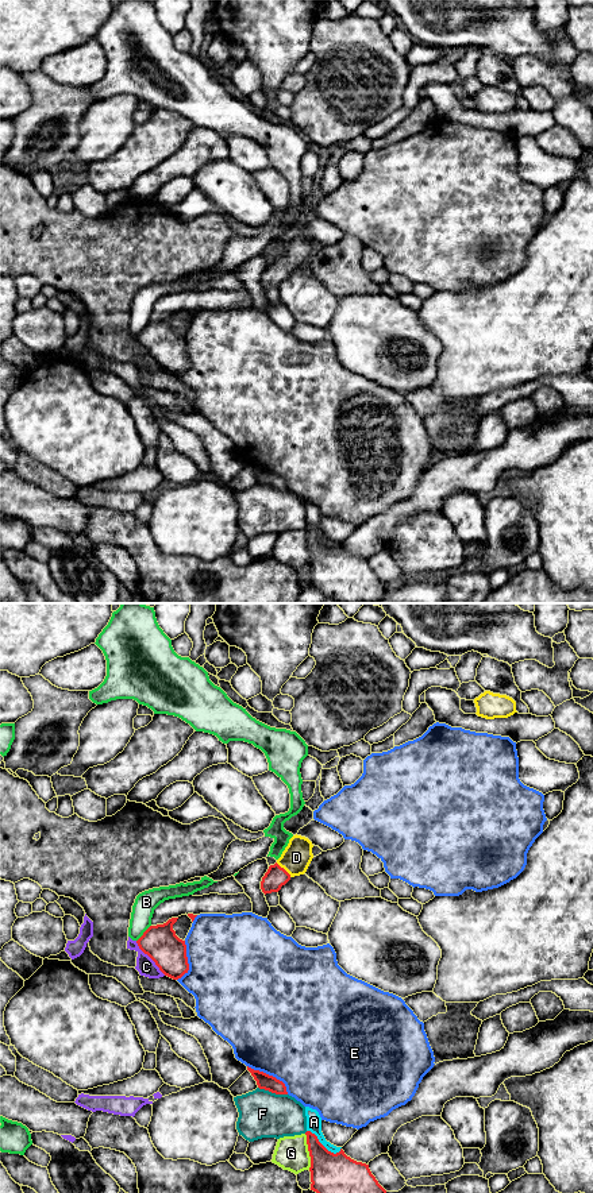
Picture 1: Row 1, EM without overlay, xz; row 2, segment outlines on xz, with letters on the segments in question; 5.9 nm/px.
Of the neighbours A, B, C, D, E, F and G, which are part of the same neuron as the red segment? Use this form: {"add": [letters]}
{"add": ["D"]}

